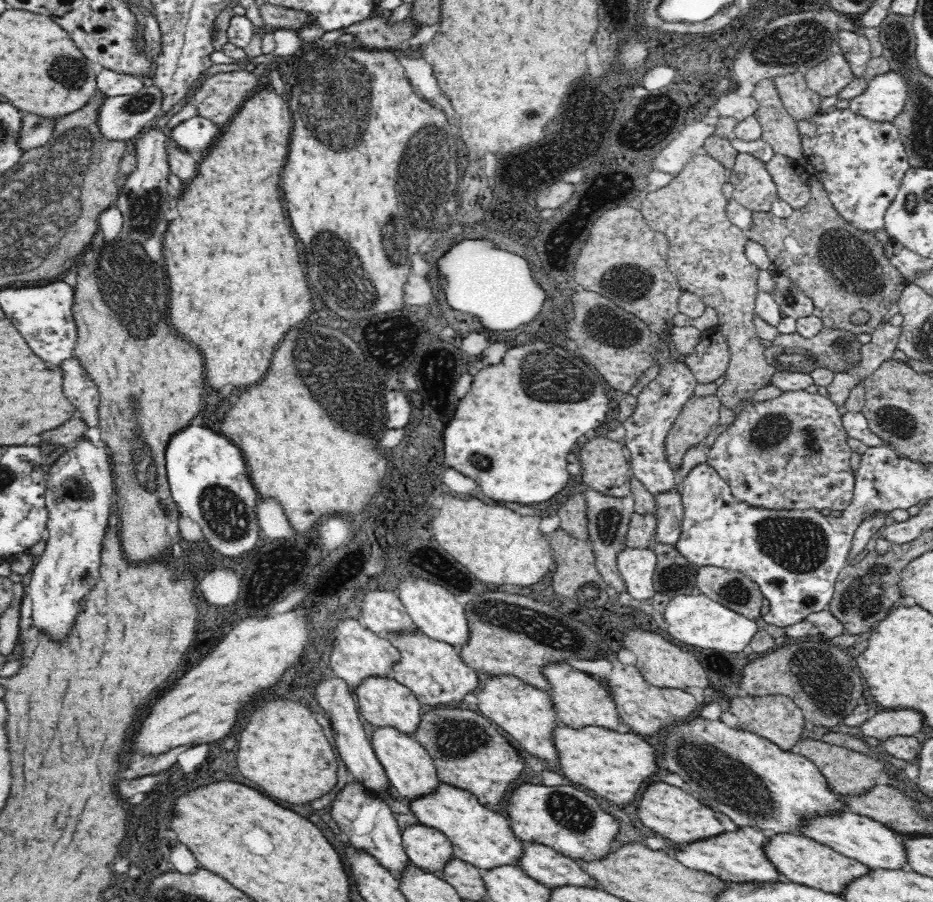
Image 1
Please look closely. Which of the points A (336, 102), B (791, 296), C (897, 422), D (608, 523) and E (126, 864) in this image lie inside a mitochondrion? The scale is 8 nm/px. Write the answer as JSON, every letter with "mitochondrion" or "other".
{"A":"mitochondrion","B":"mitochondrion","C":"mitochondrion","D":"mitochondrion","E":"mitochondrion"}

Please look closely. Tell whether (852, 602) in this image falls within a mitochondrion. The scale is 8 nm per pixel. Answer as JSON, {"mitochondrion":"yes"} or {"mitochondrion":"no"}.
{"mitochondrion":"yes"}

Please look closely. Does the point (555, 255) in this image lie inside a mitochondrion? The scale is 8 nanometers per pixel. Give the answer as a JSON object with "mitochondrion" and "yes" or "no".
{"mitochondrion":"no"}

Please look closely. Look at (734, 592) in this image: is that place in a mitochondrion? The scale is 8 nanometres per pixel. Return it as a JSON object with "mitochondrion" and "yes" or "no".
{"mitochondrion":"yes"}

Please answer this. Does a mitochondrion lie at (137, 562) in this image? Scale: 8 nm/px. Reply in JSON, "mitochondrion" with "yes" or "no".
{"mitochondrion":"no"}

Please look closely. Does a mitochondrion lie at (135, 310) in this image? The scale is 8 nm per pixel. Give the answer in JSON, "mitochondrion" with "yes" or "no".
{"mitochondrion":"yes"}

